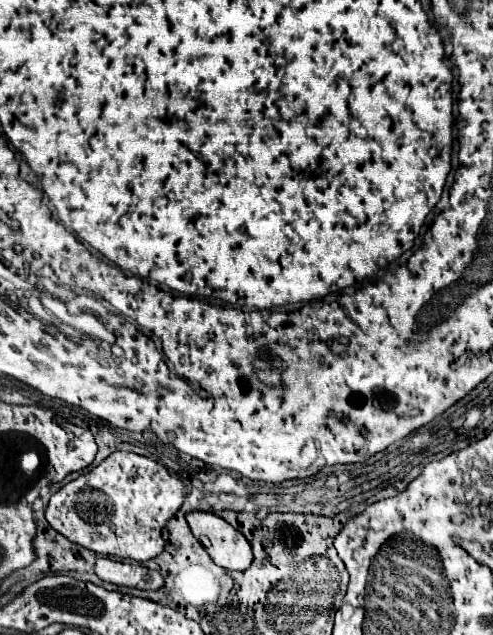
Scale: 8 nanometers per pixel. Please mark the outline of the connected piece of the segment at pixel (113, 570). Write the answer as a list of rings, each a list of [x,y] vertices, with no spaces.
[[[109,557],[97,559],[95,575],[105,583],[113,583],[113,585],[121,585],[121,587],[147,589],[147,591],[155,591],[155,589],[163,587],[163,577],[157,571],[147,569],[143,565],[113,561]]]

